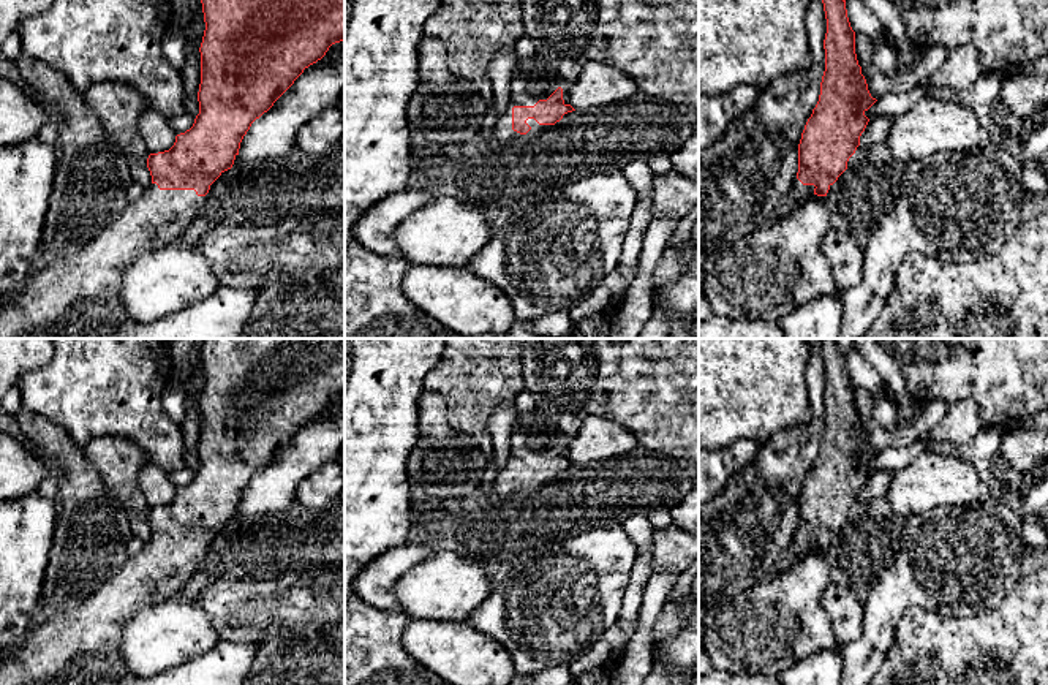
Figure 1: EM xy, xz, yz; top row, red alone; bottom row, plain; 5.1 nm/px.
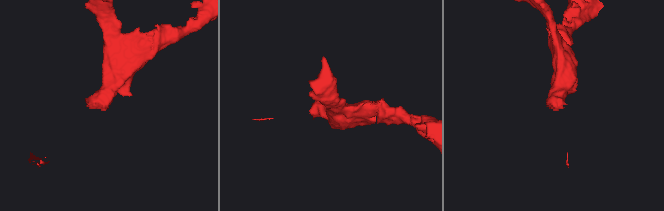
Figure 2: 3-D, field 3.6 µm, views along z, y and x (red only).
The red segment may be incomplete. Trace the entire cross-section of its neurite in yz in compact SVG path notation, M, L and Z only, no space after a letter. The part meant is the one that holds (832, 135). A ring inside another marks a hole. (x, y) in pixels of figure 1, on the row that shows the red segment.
M822 0L822 3L827 33L820 95L801 133L795 184L770 221L782 220L797 202L817 195L830 209L831 228L844 231L865 247L877 220L896 202L904 165L892 155L885 144L860 144L860 136L869 122L865 112L877 100L871 97L857 60L855 32L847 17L846 0Z

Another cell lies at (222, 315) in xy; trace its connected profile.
M220 286L202 302L153 323L126 321L104 339L237 339L256 297L256 288Z

